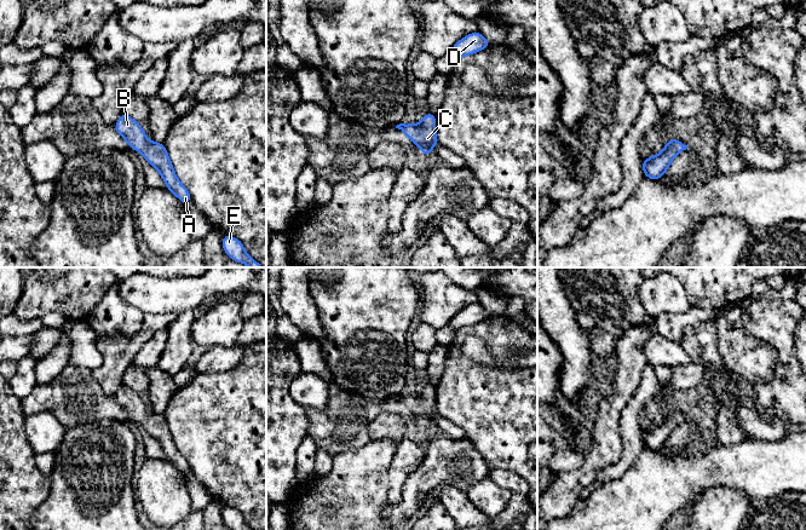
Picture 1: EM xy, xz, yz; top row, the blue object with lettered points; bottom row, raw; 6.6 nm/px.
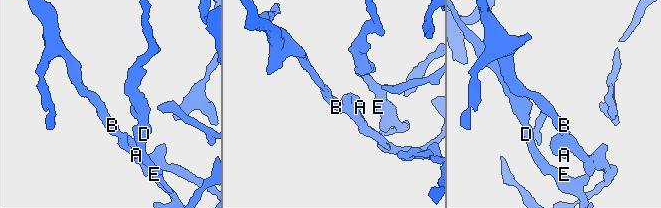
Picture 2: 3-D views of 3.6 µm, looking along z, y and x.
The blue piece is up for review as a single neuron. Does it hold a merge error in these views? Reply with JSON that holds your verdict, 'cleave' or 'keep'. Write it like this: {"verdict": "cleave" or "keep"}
{"verdict": "keep"}

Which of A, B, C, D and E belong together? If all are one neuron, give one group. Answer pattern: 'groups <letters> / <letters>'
groups A B C D E

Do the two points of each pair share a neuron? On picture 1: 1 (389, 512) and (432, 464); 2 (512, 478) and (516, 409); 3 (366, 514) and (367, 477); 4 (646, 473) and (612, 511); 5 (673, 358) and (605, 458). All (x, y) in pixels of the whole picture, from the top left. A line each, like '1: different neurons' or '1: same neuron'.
1: same neuron
2: different neurons
3: same neuron
4: same neuron
5: different neurons

